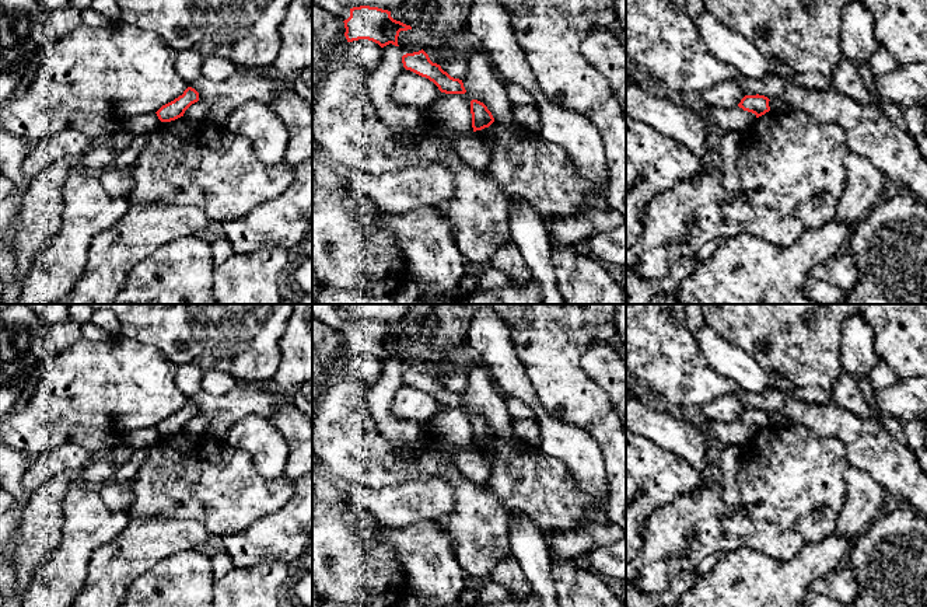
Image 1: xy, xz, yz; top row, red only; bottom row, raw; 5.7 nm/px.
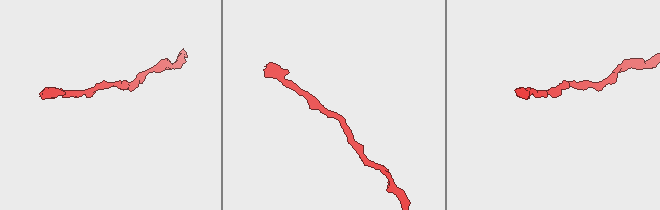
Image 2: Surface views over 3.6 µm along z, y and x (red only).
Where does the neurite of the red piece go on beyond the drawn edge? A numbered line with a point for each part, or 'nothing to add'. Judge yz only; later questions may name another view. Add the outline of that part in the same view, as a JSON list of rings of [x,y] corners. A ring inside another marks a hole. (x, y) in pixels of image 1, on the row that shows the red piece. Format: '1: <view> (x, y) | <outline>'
nothing to add

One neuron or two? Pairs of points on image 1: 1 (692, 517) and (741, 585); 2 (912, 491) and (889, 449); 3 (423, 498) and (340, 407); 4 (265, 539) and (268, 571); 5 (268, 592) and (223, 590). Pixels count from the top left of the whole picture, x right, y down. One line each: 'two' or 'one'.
1: two
2: one
3: two
4: two
5: one

